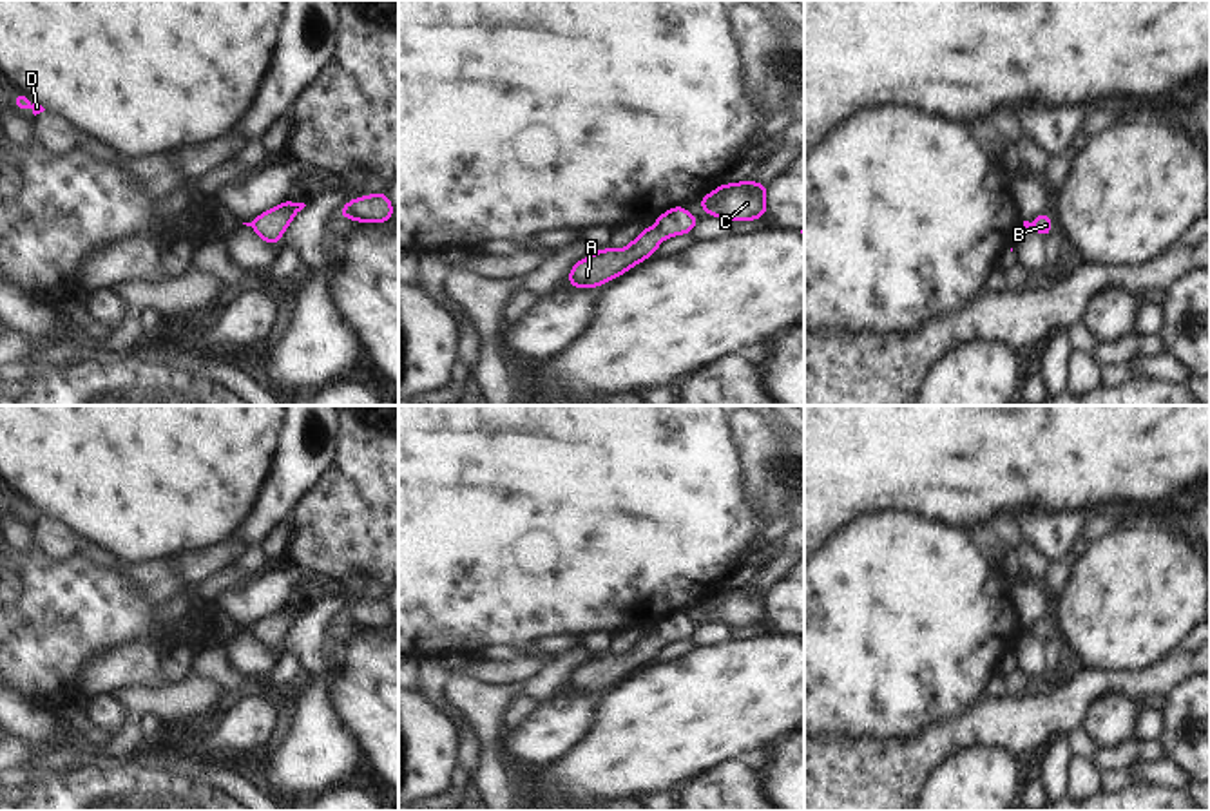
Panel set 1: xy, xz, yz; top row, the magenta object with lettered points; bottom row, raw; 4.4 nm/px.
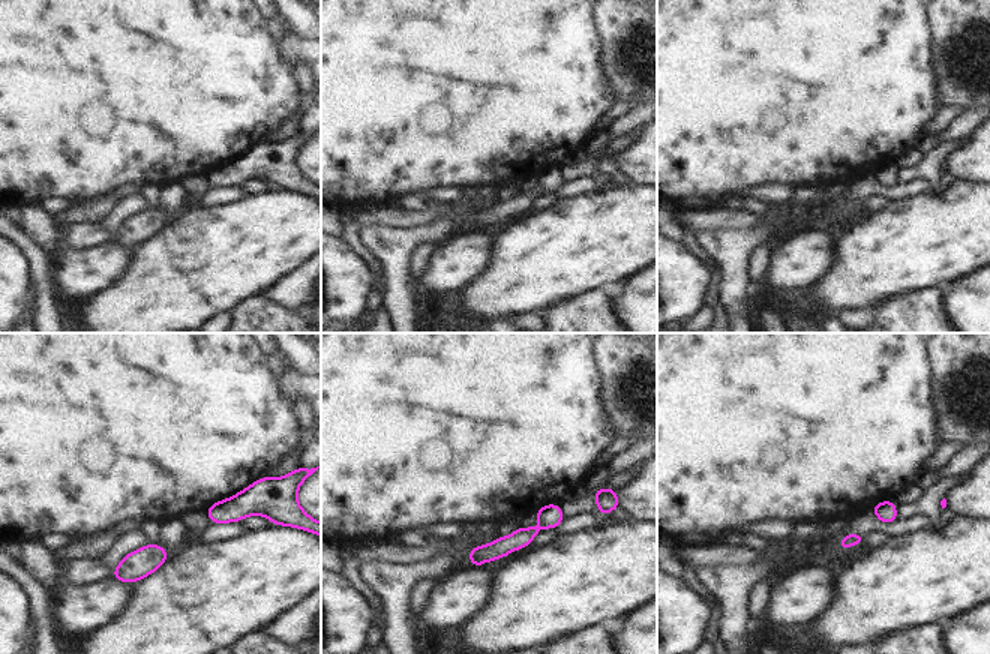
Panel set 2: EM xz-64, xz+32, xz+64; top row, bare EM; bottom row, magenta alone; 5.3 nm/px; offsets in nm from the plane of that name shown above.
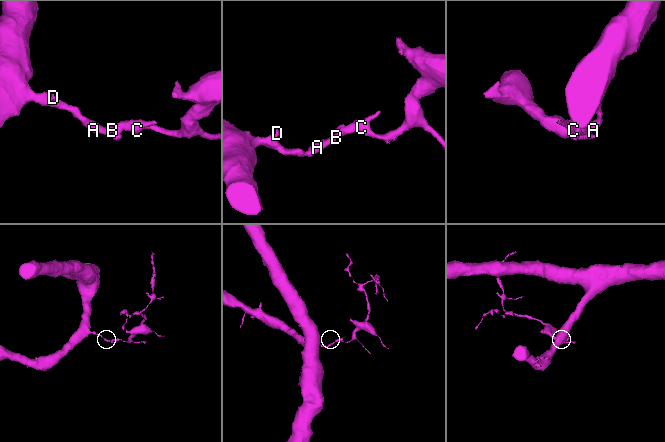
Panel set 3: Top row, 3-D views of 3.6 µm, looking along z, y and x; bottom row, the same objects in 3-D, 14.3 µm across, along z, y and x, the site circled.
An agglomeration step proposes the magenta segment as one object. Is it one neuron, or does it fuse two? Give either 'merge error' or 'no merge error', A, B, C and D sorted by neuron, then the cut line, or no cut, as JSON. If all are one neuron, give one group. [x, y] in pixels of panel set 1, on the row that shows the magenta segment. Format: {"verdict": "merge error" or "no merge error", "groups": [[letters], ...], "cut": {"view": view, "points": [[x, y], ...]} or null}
{"verdict": "no merge error", "groups": [["A", "B", "C", "D"]], "cut": null}

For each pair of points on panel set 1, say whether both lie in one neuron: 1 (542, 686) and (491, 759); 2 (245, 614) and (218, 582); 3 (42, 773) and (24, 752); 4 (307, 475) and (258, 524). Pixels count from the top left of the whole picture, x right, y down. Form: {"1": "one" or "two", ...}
{"1": "one", "2": "two", "3": "one", "4": "one"}

